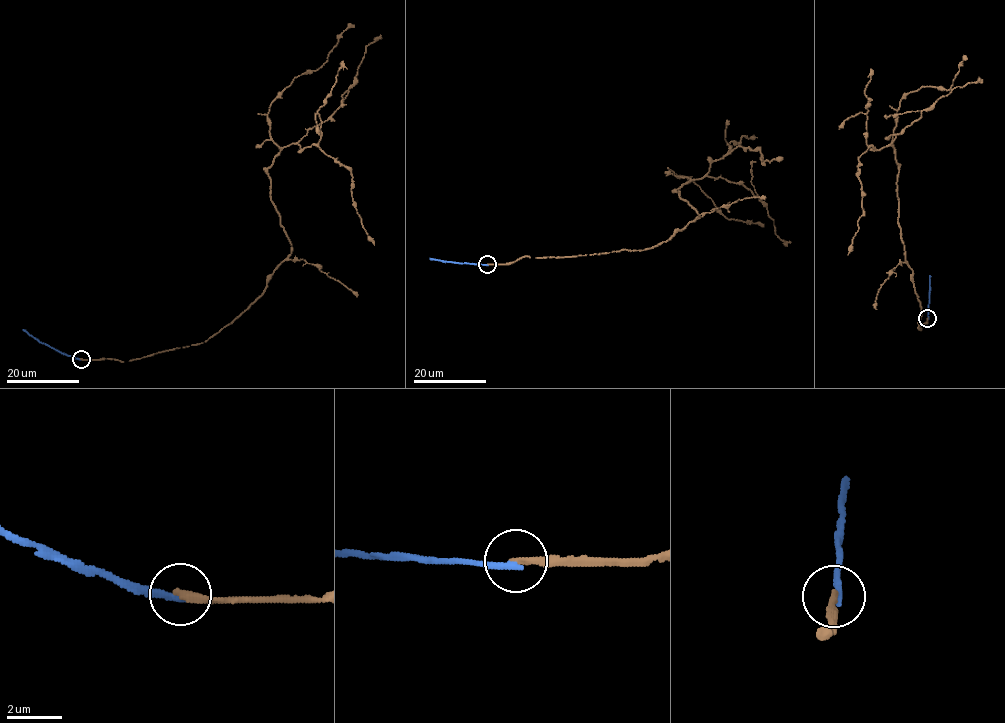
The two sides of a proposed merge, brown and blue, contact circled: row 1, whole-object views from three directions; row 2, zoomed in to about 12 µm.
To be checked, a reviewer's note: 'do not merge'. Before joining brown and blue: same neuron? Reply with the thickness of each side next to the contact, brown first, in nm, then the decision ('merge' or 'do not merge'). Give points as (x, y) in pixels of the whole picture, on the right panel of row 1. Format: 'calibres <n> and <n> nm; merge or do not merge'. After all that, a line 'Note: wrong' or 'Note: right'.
calibres 280 and 240 nm; do not merge
Note: right

